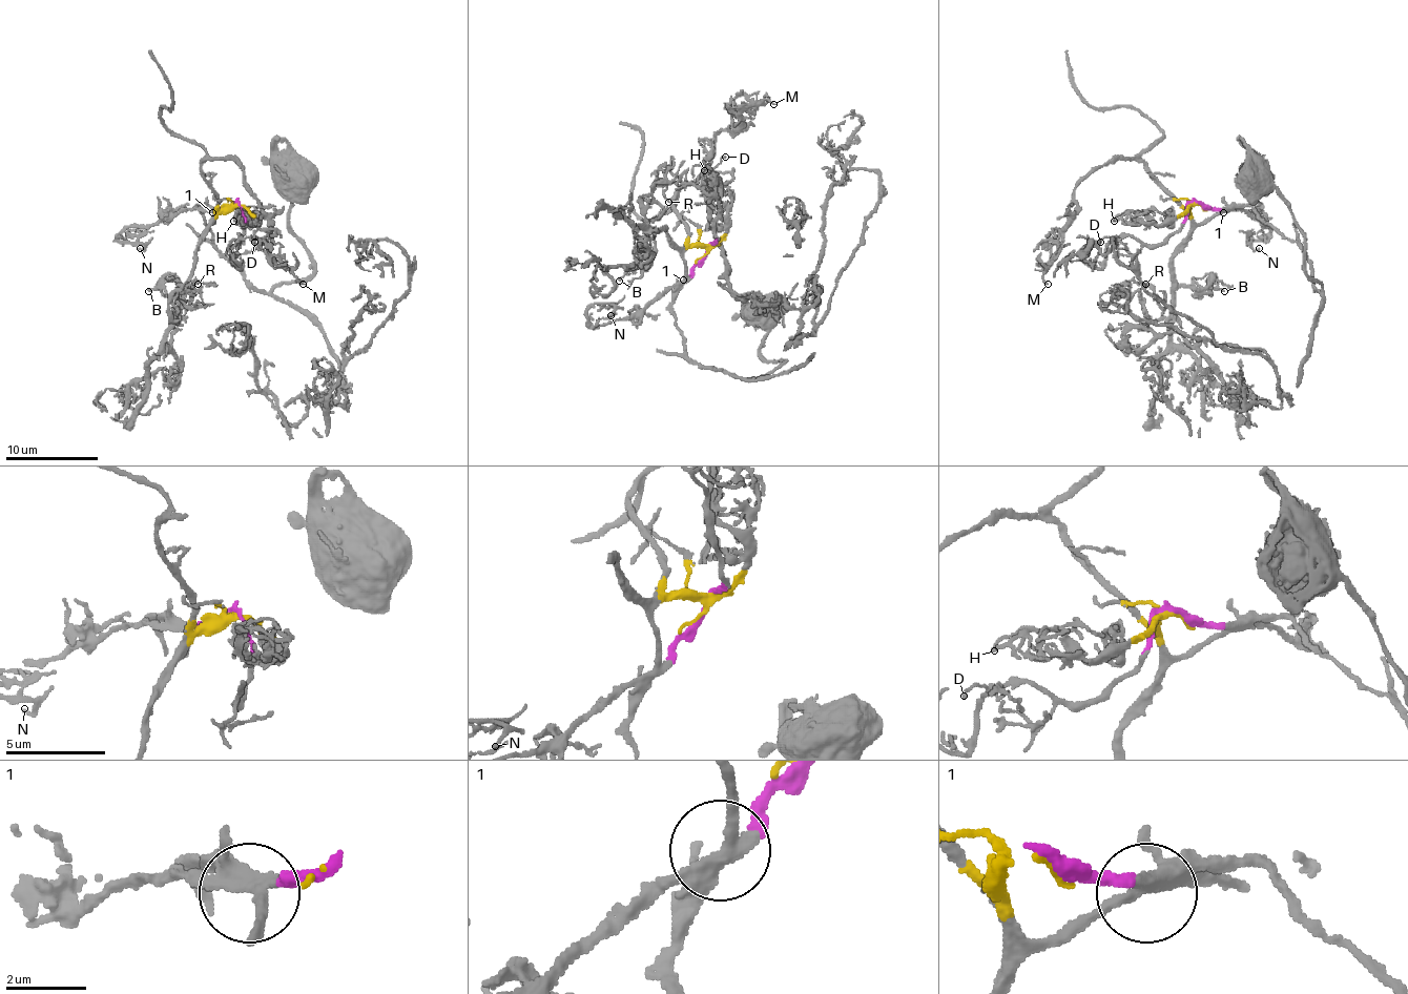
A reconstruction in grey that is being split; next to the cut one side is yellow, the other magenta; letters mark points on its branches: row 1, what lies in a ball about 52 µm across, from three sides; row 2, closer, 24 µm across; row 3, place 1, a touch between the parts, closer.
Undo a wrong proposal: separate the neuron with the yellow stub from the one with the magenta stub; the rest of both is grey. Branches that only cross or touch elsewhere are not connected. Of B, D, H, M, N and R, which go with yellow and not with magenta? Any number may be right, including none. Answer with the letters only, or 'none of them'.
B, H, M, N, R

